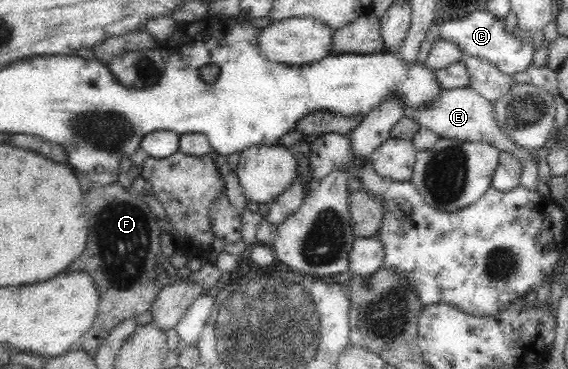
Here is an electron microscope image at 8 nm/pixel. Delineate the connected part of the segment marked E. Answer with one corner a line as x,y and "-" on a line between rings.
472,87
465,89
445,90
441,94
441,99
435,102
429,109
410,116
414,121
420,123
422,127
436,132
441,138
456,139
458,142
466,142
472,144
486,144
498,154
508,154
518,158
520,162
520,173
518,185
528,191
537,191
539,173
538,160
533,154
532,149
525,149
518,143
515,143
504,129
499,127
496,120
494,103
486,101
486,99
476,94

